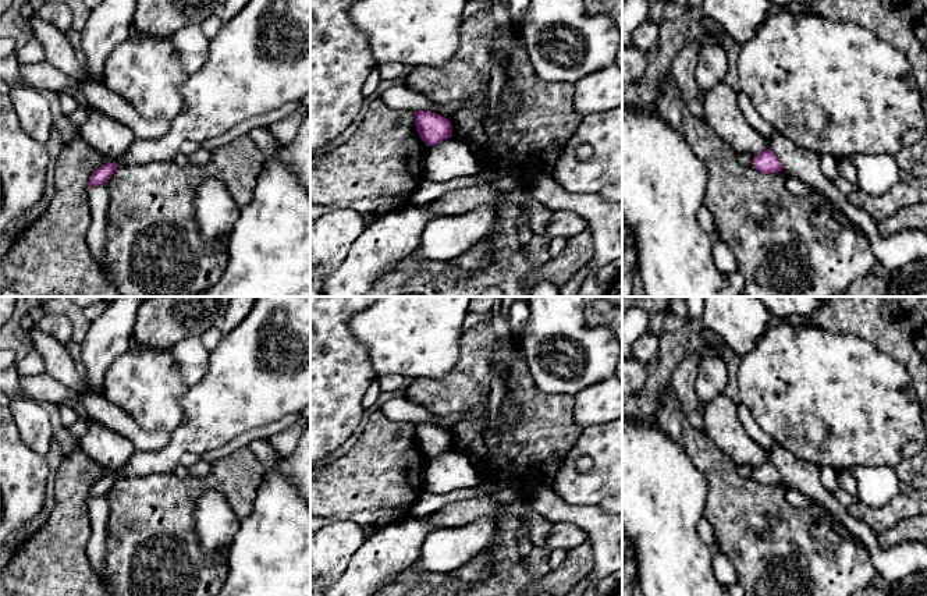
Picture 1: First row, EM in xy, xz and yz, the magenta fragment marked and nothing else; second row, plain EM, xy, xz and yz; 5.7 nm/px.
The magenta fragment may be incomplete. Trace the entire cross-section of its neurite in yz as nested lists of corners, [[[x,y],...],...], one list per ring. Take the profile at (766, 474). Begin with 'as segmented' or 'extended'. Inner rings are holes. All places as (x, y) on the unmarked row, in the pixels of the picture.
as segmented | [[[767,461],[767,462],[759,465],[757,468],[754,468],[752,472],[752,478],[764,486],[782,483],[779,471],[772,464],[772,461]]]

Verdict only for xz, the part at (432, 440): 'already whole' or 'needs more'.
already whole

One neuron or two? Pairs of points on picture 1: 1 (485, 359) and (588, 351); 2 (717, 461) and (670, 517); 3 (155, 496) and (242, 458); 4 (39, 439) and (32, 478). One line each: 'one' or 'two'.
1: two
2: two
3: one
4: two

